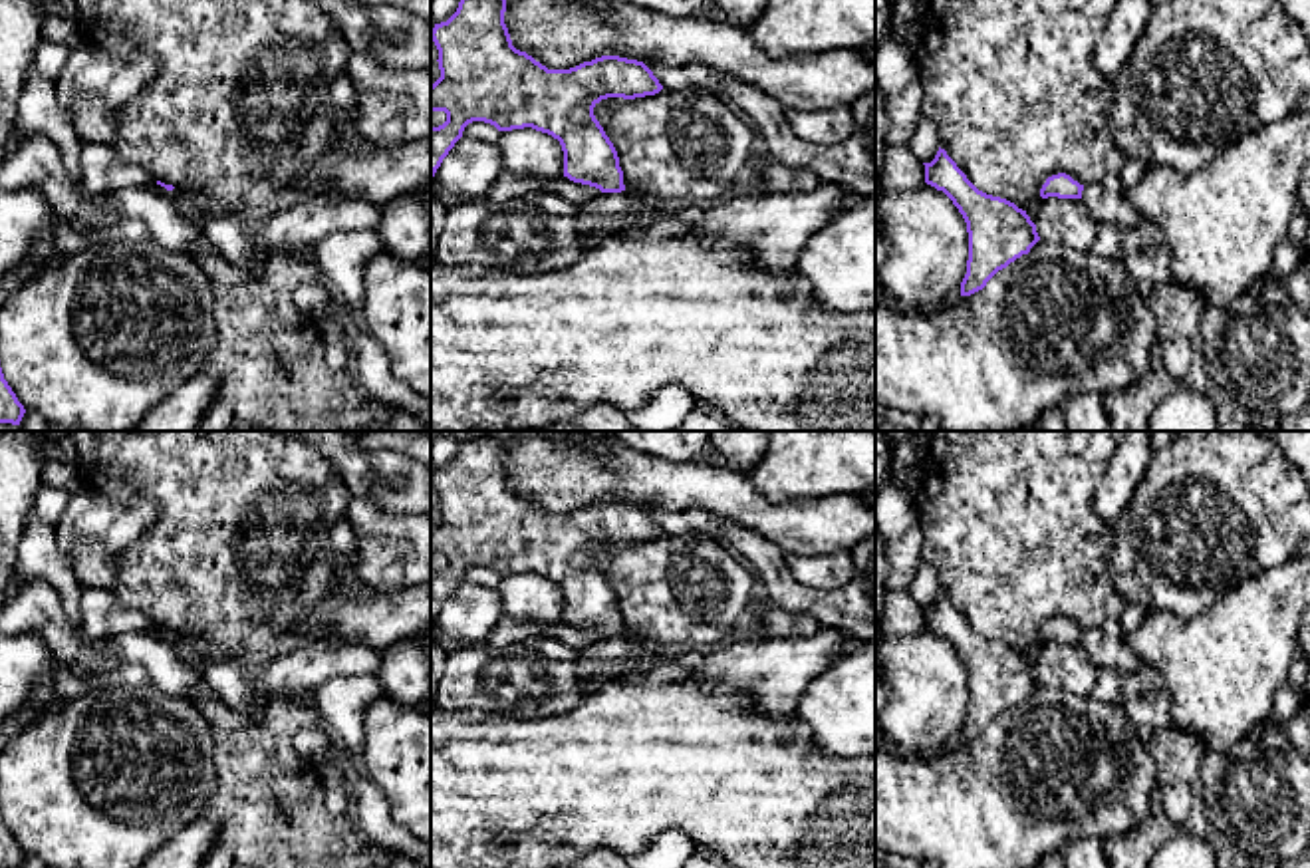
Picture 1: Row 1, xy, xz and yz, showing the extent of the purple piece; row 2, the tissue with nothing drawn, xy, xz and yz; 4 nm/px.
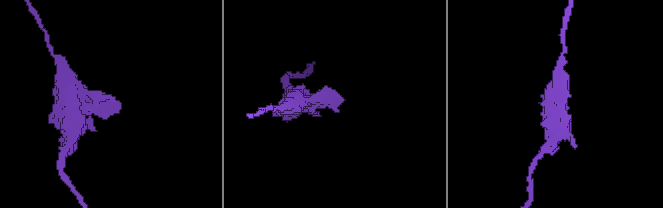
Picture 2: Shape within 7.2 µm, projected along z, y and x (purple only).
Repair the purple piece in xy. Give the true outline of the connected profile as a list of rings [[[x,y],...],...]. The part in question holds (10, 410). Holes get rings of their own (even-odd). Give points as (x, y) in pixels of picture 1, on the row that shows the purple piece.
[[[0,367],[0,423],[20,425],[24,413],[26,413],[24,405],[18,401],[16,393],[4,379]]]

